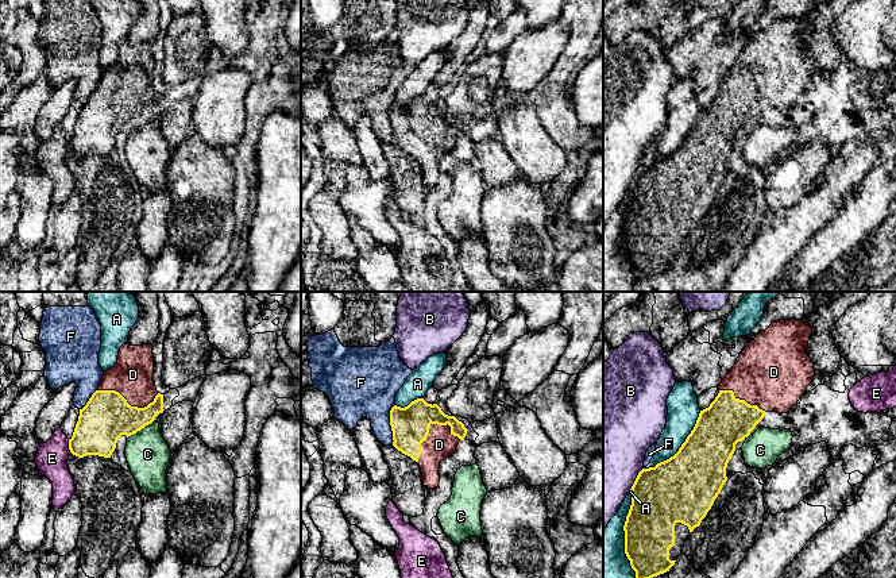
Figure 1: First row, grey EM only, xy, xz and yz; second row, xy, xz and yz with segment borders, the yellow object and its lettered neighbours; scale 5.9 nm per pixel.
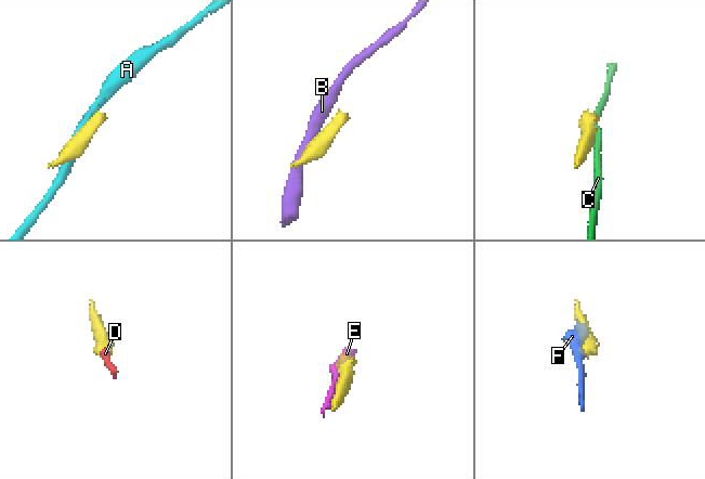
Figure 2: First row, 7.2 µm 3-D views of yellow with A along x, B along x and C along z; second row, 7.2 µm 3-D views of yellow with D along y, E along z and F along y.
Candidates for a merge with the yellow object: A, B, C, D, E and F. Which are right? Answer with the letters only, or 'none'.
D

